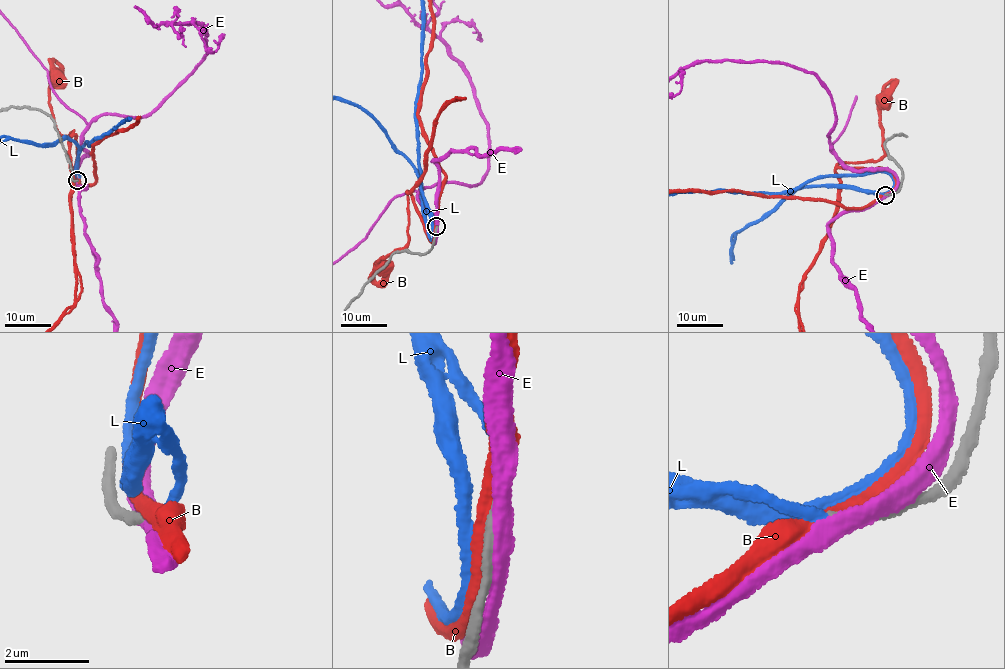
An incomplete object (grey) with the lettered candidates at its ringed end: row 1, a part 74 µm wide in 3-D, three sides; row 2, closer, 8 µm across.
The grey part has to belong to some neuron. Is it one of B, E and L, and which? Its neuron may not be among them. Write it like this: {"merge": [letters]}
{"merge": ["L"]}

